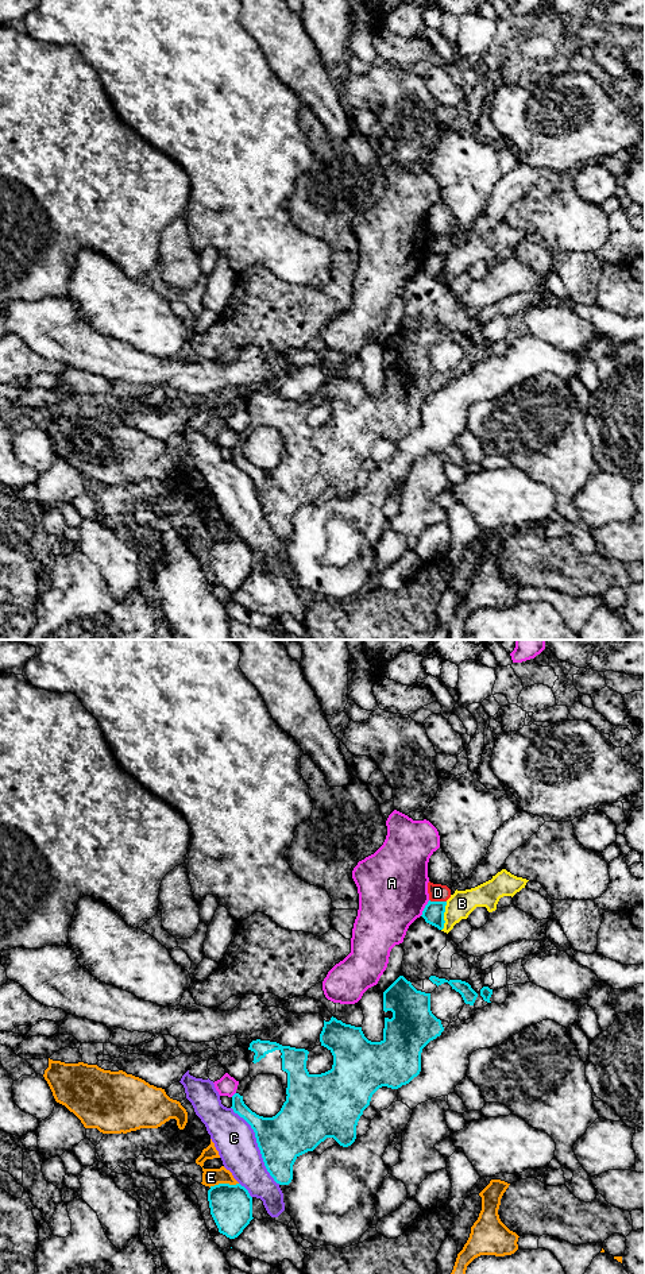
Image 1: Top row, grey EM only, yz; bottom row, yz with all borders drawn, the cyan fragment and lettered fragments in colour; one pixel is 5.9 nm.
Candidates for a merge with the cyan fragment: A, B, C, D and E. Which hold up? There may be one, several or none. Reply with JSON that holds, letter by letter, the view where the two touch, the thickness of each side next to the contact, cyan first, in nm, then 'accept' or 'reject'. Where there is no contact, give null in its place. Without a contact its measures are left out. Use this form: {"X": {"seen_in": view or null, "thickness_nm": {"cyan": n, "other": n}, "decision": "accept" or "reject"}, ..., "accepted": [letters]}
{"A": {"seen_in": "yz", "thickness_nm": {"cyan": 130, "other": 420}, "decision": "reject"}, "B": {"seen_in": "yz", "thickness_nm": {"cyan": 130, "other": 160}, "decision": "reject"}, "C": {"seen_in": "yz", "thickness_nm": {"cyan": 300, "other": 240}, "decision": "reject"}, "D": {"seen_in": "yz", "thickness_nm": {"cyan": 130, "other": 110}, "decision": "reject"}, "E": {"seen_in": "yz", "thickness_nm": {"cyan": 260, "other": 110}, "decision": "reject"}, "accepted": []}

